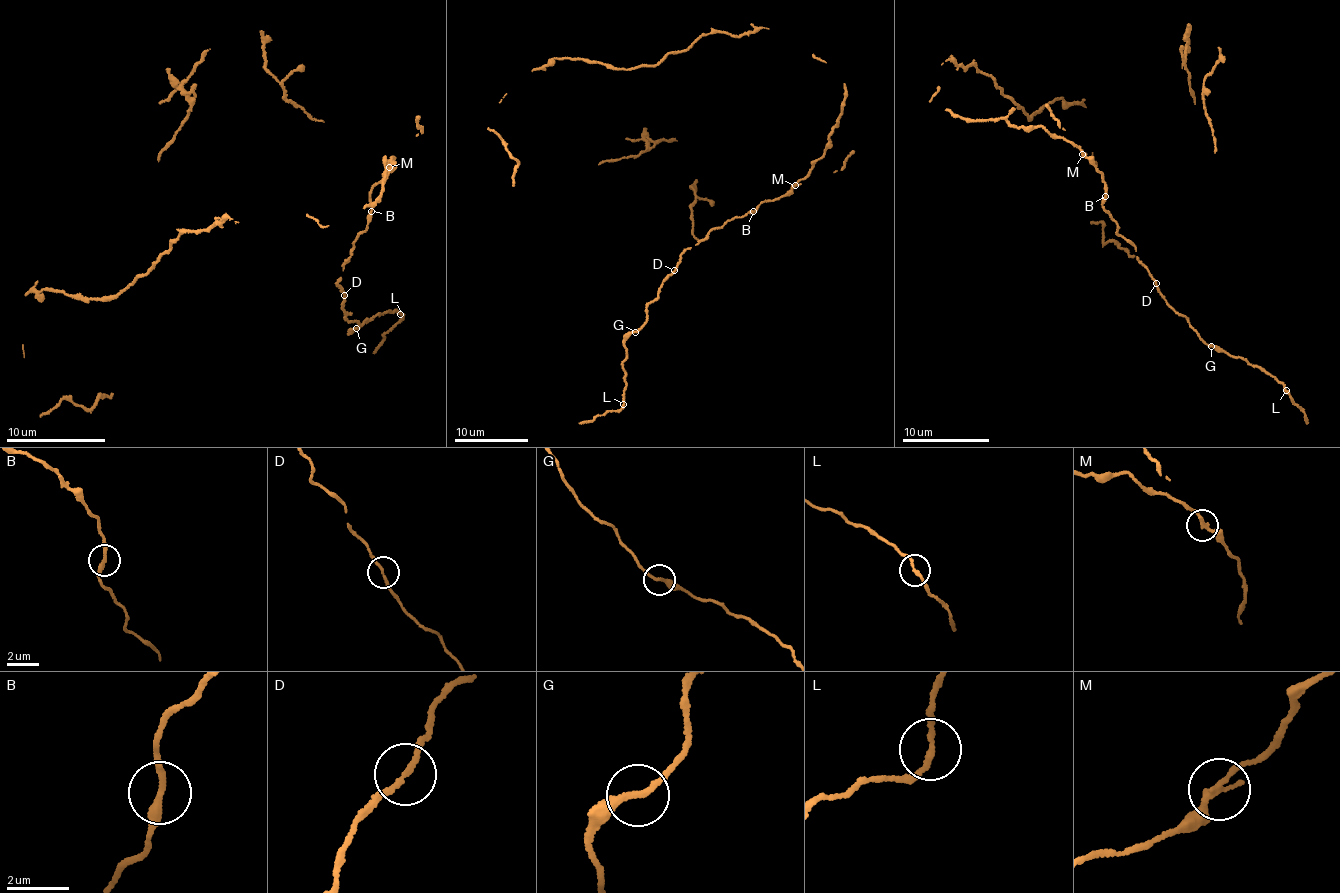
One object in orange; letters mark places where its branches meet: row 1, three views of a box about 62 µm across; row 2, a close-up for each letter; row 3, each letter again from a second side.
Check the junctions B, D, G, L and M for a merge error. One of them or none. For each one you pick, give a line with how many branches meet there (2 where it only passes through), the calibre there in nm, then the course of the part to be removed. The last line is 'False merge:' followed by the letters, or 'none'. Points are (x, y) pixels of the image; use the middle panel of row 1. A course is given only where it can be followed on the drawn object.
M: 2 branches meet; 200 nm thick
False merge: M

